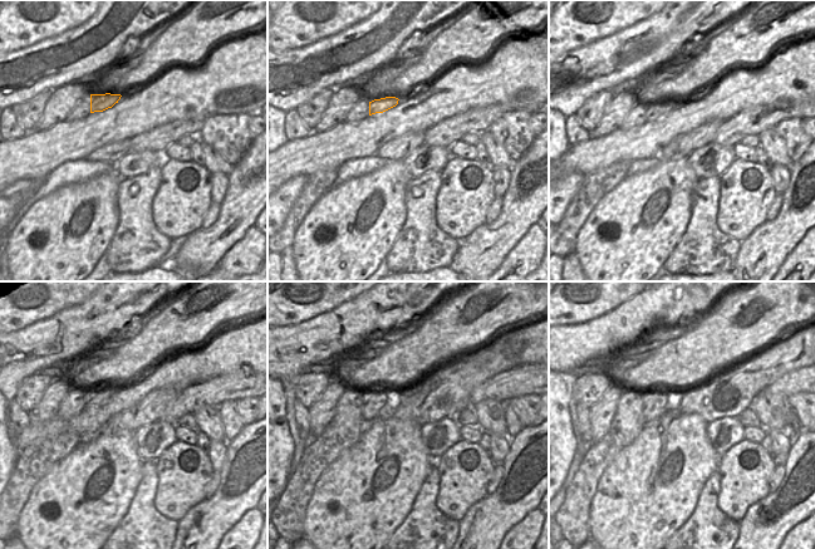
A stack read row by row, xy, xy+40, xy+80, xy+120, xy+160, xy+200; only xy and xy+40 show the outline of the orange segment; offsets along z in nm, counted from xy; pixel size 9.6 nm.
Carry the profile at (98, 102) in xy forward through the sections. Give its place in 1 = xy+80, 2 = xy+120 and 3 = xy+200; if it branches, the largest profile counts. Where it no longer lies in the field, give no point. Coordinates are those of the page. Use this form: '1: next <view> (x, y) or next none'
1: next xy+80 (653, 111)
2: next xy+120 (93, 398)
3: next xy+200 (653, 401)

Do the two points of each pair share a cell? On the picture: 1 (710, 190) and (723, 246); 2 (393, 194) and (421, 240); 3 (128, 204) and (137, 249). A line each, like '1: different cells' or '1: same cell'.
1: same cell
2: different cells
3: same cell

